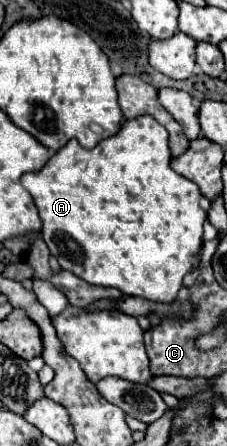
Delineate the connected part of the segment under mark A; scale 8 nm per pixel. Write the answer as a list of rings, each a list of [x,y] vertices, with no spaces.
[[[138,117],[134,121],[124,121],[118,135],[100,141],[94,149],[84,149],[76,139],[70,139],[64,149],[60,149],[56,155],[50,157],[50,161],[44,165],[44,169],[40,169],[38,173],[26,173],[22,177],[22,185],[34,197],[34,203],[36,203],[36,207],[40,211],[40,219],[42,219],[42,237],[46,241],[50,253],[58,259],[60,267],[66,271],[72,271],[76,277],[88,281],[90,285],[114,287],[114,289],[122,291],[122,295],[144,297],[148,301],[158,301],[158,303],[176,301],[178,291],[184,285],[184,275],[188,271],[192,271],[192,267],[194,267],[192,257],[198,255],[198,251],[202,249],[202,225],[208,215],[206,215],[206,209],[202,209],[202,205],[200,205],[202,193],[200,193],[198,185],[182,175],[178,175],[170,167],[170,159],[172,159],[172,155],[170,155],[170,147],[168,147],[168,131],[154,117]]]

